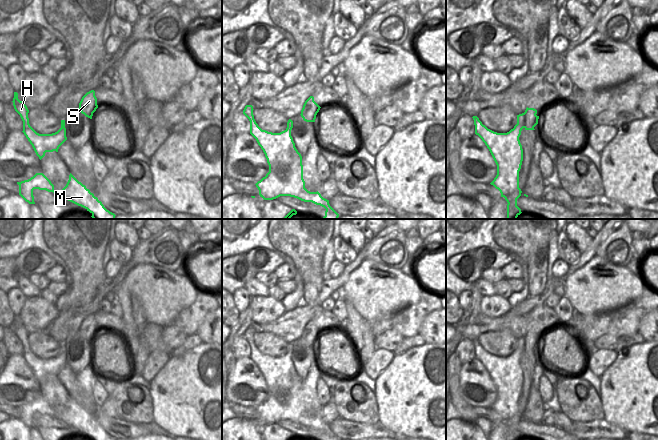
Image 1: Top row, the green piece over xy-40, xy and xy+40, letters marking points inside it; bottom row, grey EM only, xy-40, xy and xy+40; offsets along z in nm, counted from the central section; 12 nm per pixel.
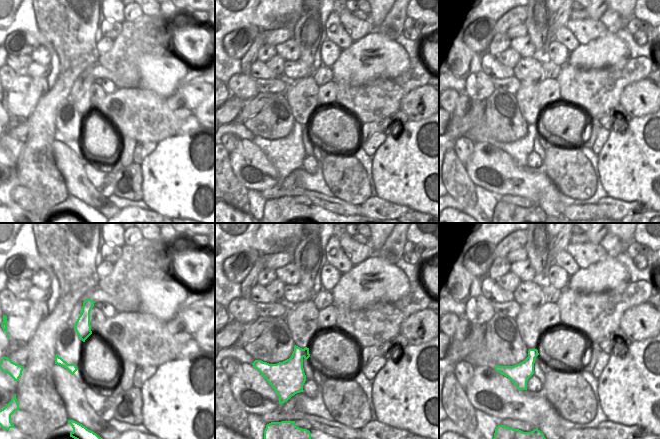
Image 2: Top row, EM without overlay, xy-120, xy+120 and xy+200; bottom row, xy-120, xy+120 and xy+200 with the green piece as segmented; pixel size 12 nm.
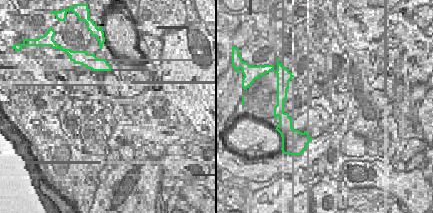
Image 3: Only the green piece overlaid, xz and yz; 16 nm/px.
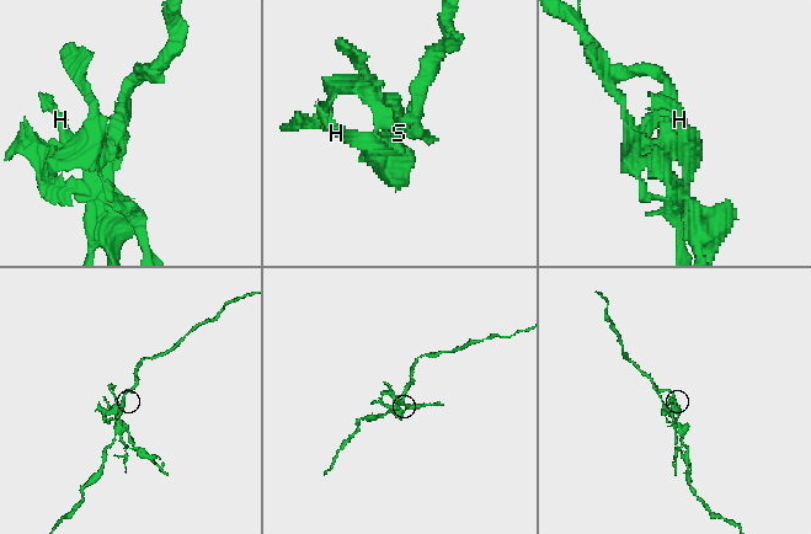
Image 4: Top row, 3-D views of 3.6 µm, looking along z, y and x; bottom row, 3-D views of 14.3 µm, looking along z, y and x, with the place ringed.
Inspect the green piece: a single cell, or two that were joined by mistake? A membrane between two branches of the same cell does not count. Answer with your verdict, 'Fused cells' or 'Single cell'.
Fused cells.

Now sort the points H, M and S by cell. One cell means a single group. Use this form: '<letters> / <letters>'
H M / S

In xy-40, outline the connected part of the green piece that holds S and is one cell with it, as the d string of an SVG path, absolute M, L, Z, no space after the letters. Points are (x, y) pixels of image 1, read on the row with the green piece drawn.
M91 90L82 97L79 103L79 109L82 114L92 119L93 113L96 111L97 108L98 105L97 98L95 96L95 91Z

